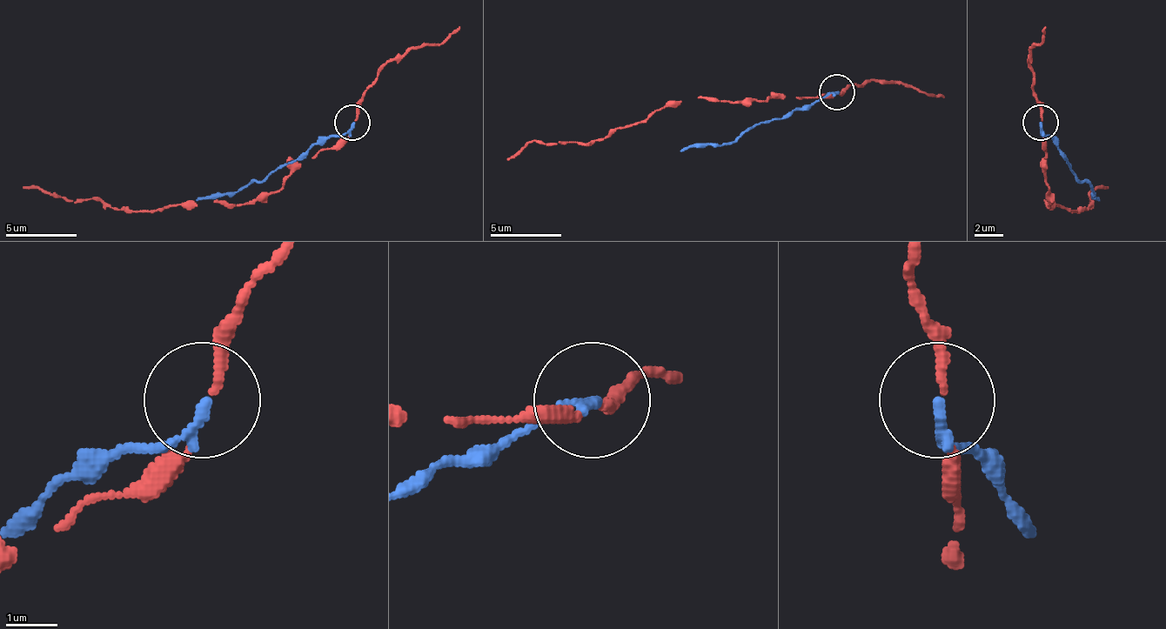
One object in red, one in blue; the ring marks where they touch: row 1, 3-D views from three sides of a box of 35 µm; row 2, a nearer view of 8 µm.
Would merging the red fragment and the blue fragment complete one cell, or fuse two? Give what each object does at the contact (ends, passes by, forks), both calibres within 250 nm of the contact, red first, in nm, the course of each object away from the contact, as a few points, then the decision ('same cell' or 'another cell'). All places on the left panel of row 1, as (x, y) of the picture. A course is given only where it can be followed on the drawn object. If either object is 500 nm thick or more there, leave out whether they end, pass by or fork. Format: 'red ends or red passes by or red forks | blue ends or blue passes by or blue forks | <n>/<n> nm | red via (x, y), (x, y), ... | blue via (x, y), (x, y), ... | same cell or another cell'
red passes by | blue ends | 120/200 nm | red via (355, 122), (348, 136), (302, 164), (280, 189), (258, 192), (248, 204), (120, 210), (98, 200), (23, 185) | blue via (351, 122), (341, 136), (312, 143), (248, 185), (195, 200) | another cell

